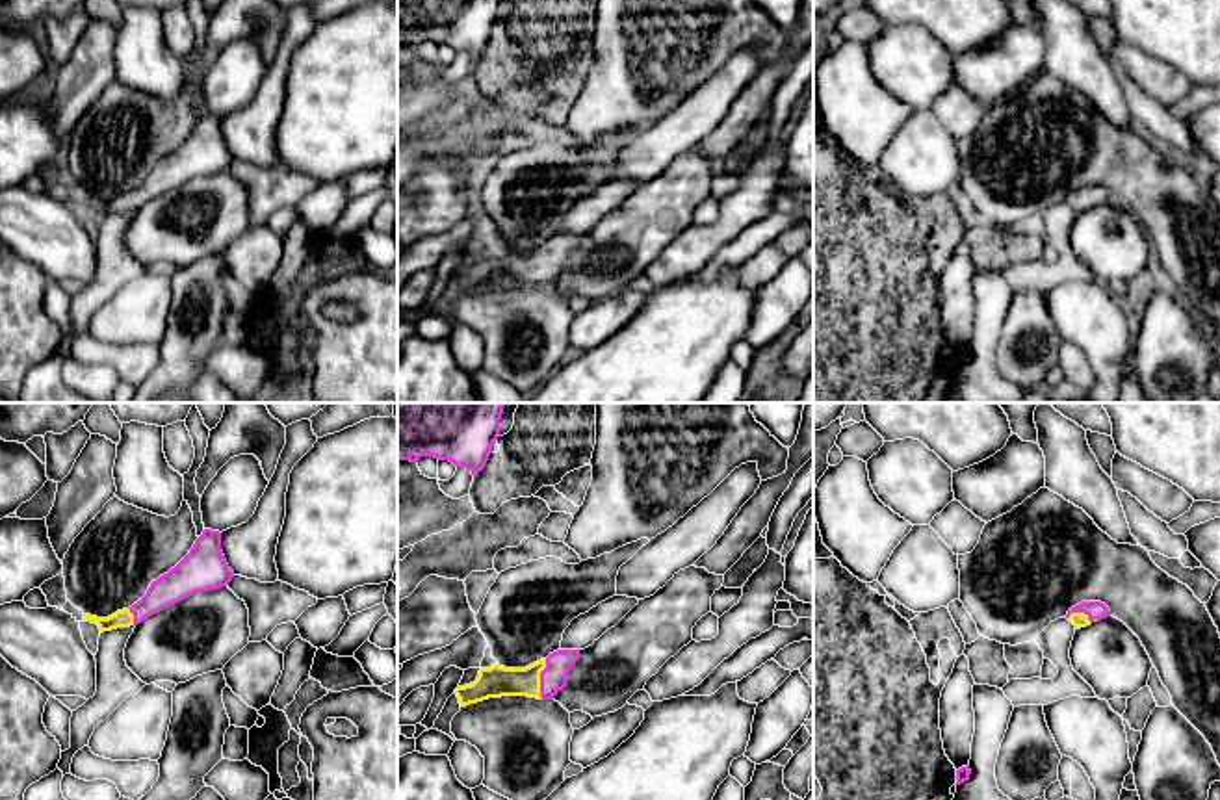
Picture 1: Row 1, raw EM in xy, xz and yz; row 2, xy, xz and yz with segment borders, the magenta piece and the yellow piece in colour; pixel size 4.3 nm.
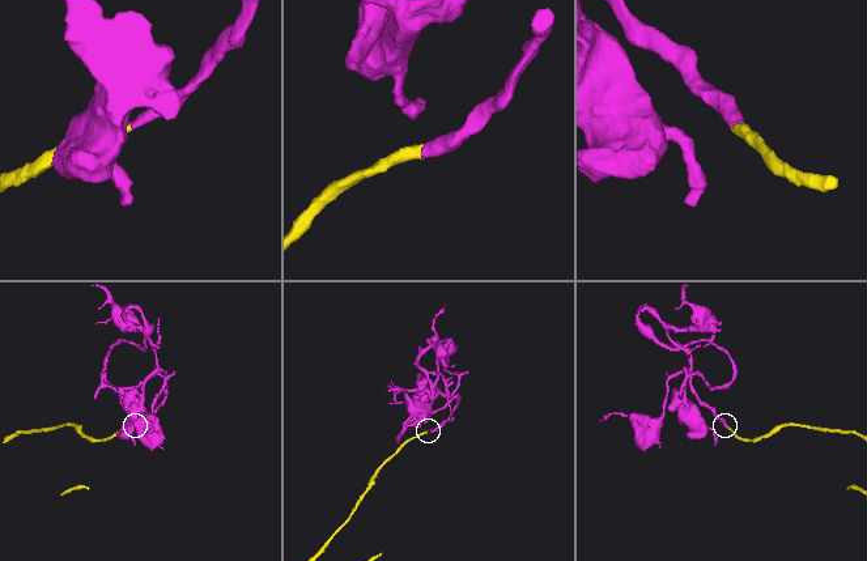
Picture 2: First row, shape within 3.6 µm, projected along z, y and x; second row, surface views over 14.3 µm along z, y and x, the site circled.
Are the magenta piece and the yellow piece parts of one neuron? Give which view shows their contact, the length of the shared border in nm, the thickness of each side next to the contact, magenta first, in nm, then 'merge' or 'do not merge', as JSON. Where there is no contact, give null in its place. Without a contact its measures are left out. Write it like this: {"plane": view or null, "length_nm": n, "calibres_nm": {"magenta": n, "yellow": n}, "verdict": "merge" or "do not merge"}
{"plane": "xz", "length_nm": 170, "calibres_nm": {"magenta": 110, "yellow": 140}, "verdict": "merge"}

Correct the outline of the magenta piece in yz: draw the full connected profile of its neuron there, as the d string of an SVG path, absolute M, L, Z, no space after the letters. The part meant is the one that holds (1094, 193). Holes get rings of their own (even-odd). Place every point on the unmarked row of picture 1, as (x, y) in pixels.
M1083 186L1071 191L1066 202L1075 210L1075 213L1086 212L1092 206L1110 200L1110 195L1101 186Z

